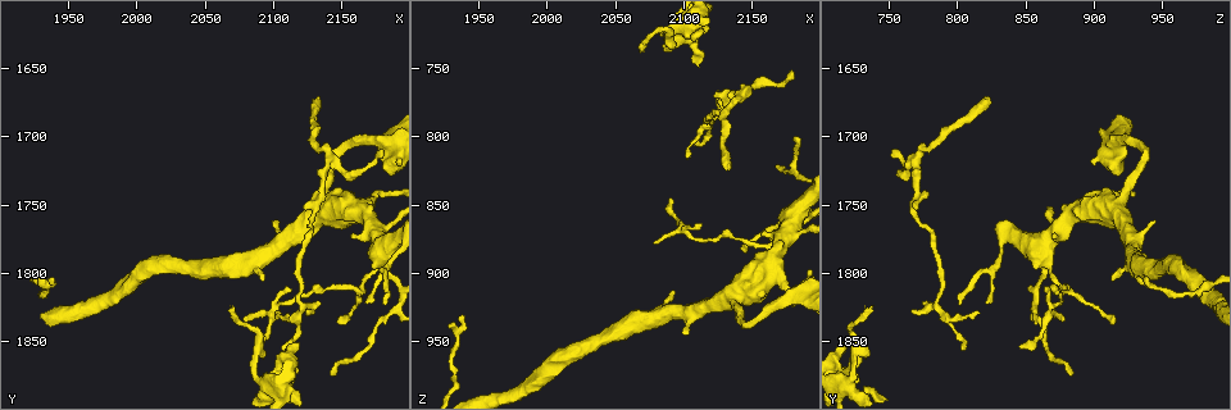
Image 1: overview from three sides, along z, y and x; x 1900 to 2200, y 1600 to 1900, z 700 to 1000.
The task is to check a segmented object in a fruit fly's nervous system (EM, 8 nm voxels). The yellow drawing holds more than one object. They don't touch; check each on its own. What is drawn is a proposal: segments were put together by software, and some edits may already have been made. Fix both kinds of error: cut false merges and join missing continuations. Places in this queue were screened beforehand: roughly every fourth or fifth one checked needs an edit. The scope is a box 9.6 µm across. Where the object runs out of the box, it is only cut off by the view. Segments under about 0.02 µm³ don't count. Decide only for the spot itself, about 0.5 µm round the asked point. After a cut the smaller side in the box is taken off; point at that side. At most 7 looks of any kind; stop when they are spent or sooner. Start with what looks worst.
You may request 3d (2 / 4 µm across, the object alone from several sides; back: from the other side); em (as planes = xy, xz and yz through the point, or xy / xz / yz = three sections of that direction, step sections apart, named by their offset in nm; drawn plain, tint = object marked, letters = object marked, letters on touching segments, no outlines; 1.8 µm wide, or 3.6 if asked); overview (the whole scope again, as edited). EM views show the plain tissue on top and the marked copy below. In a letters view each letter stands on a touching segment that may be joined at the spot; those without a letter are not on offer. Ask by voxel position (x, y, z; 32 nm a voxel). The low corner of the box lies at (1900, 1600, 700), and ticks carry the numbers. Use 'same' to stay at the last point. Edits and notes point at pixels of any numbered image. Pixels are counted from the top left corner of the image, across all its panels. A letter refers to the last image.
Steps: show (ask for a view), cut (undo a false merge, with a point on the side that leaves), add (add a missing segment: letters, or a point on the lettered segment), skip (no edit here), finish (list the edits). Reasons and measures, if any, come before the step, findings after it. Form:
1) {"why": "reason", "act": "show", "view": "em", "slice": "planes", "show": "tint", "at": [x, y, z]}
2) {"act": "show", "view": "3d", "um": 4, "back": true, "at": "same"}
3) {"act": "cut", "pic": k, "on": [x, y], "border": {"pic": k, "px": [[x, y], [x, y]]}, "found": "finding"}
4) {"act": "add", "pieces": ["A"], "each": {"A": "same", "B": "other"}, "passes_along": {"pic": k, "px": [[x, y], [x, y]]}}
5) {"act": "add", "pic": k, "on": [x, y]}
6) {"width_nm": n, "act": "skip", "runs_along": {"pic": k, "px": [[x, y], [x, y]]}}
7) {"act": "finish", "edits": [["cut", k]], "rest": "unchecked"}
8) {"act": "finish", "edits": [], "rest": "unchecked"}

{"why": "an open end", "act": "show", "view": "3d", "um": 4, "at": [2134, 1670, 824]}

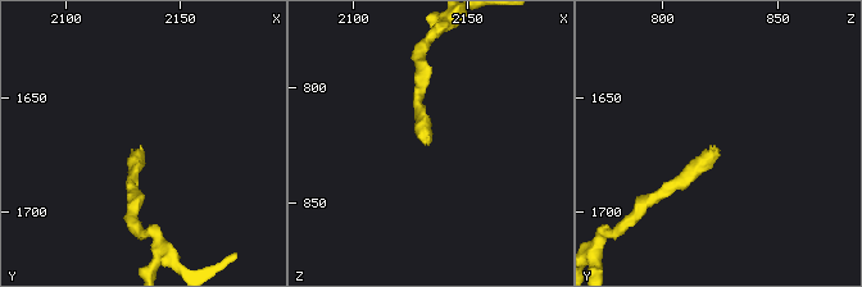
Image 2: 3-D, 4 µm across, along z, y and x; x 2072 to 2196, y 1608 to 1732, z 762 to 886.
{"why": "shape alone is not enough", "act": "show", "view": "em", "um": 3.6, "slice": "planes", "show": "letters", "at": [2134, 1671, 822]}

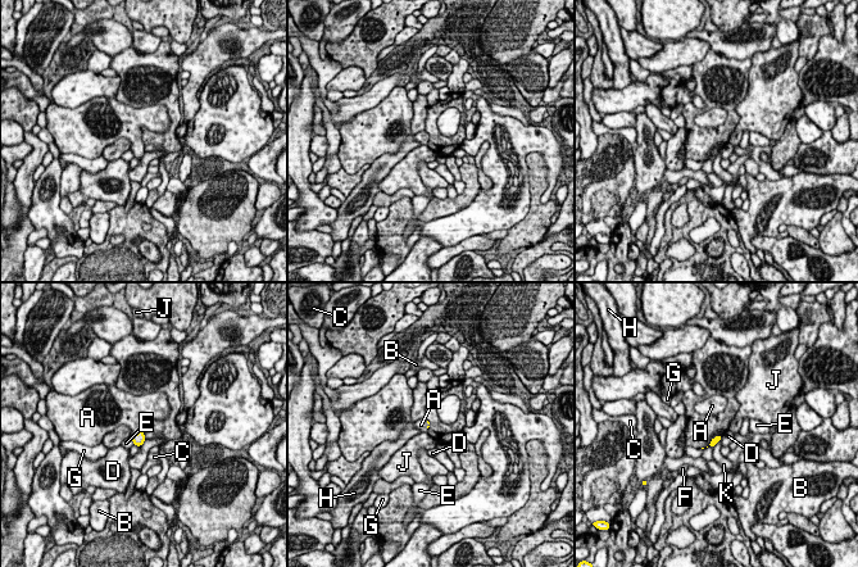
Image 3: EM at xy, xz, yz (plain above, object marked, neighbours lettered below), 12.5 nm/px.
{"act": "add", "pieces": ["A"], "each": {"A": "same", "B": "other", "C": "other", "D": "other", "E": "other", "F": "other", "G": "other", "H": "other", "J": "other", "K": "other"}, "passes_along": {"pic": 3, "px": [[139, 439], [140, 430], [130, 413]]}, "found": "it goes on there"}

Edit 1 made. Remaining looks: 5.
{"why": "thin end", "act": "show", "view": "em", "um": 3.6, "slice": "planes", "show": "letters", "at": [2178, 1716, 752]}

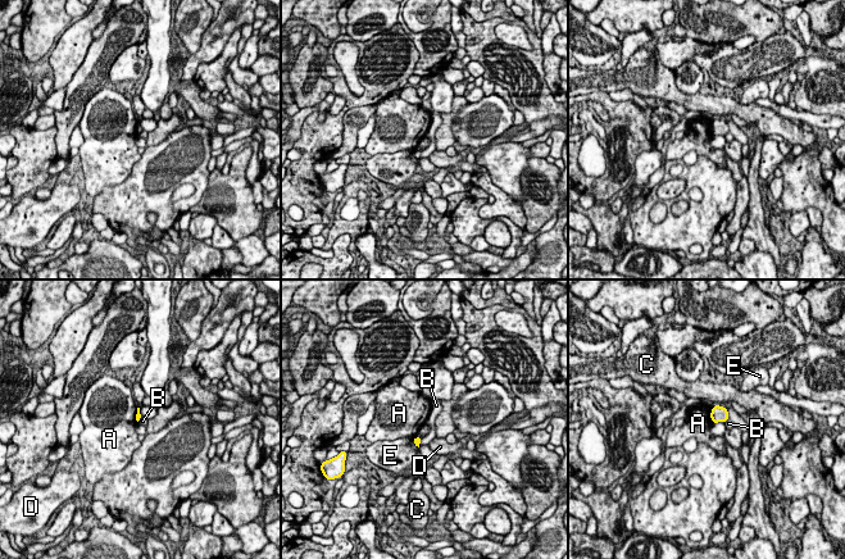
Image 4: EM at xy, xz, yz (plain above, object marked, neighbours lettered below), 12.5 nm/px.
{"act": "skip", "each": {"A": "other", "B": "other", "C": "other", "D": "other", "E": "other"}, "border": {"pic": 4, "px": [[714, 404], [711, 412], [711, 421]]}, "found": "none of them fits"}

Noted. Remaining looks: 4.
{"why": "branch stops here", "act": "show", "view": "3d", "um": 2, "at": [2114, 1856, 724]}

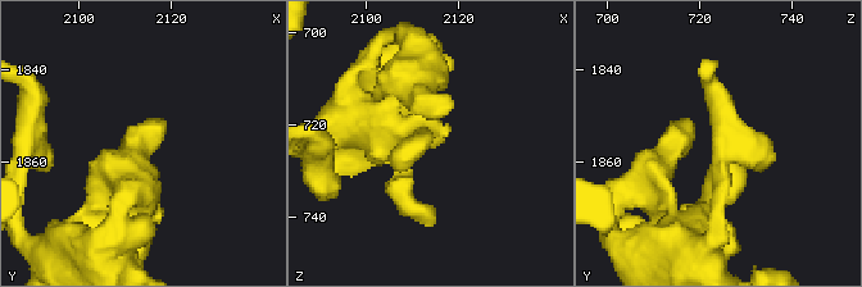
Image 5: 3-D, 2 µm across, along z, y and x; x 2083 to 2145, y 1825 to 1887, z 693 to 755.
{"why": "now the EM", "act": "show", "view": "em", "slice": "yz", "step": 16, "show": "letters", "at": "same"}

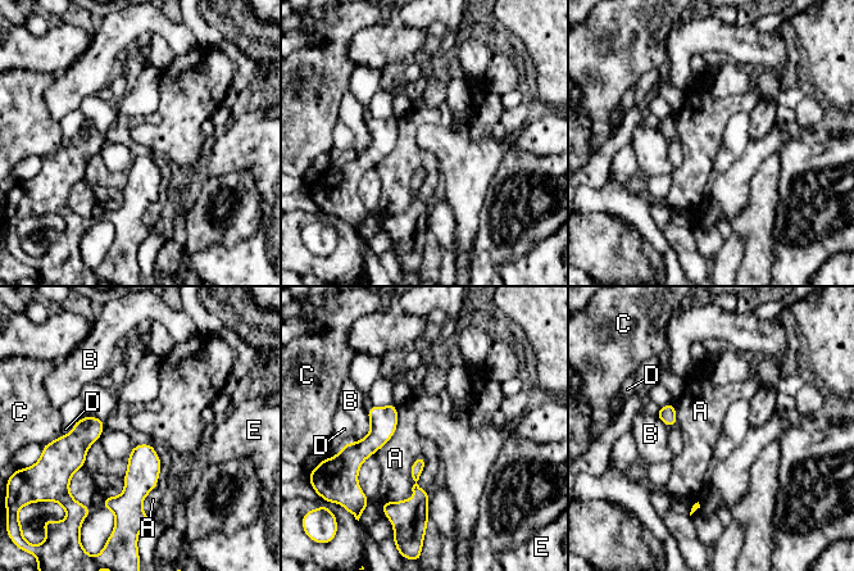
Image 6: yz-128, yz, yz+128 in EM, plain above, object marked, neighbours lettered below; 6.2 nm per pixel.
{"why": "another direction", "act": "show", "view": "em", "slice": "planes", "show": "letters", "at": "same"}

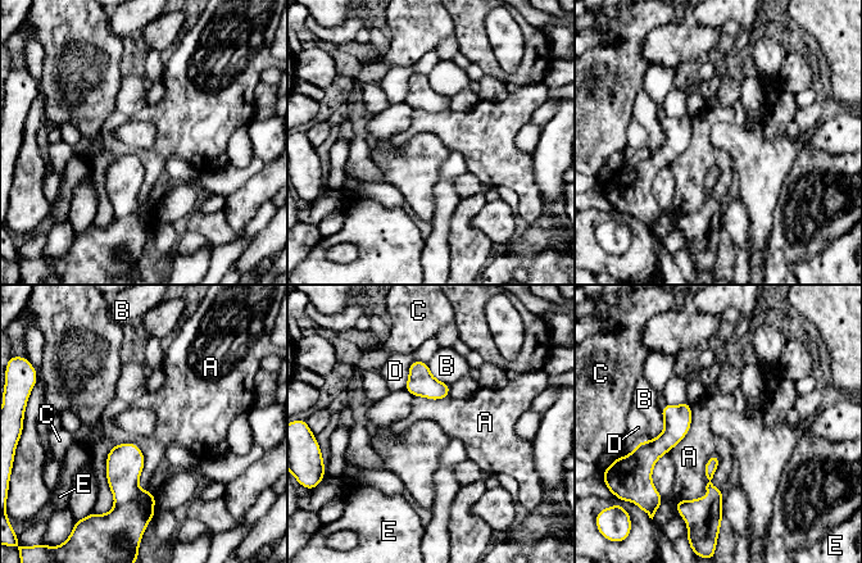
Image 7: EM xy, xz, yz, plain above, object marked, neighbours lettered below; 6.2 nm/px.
{"longest_contact_nm": ["A", 460], "act": "skip", "each": {"A": "other", "B": "other", "C": "other", "D": "other", "E": "other"}, "border": {"pic": 7, "px": [[132, 441], [107, 455], [109, 511]]}, "found": "none of them fits"}

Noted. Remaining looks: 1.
{"act": "finish", "edits": [["add", 3]], "rest": "unchecked"}

